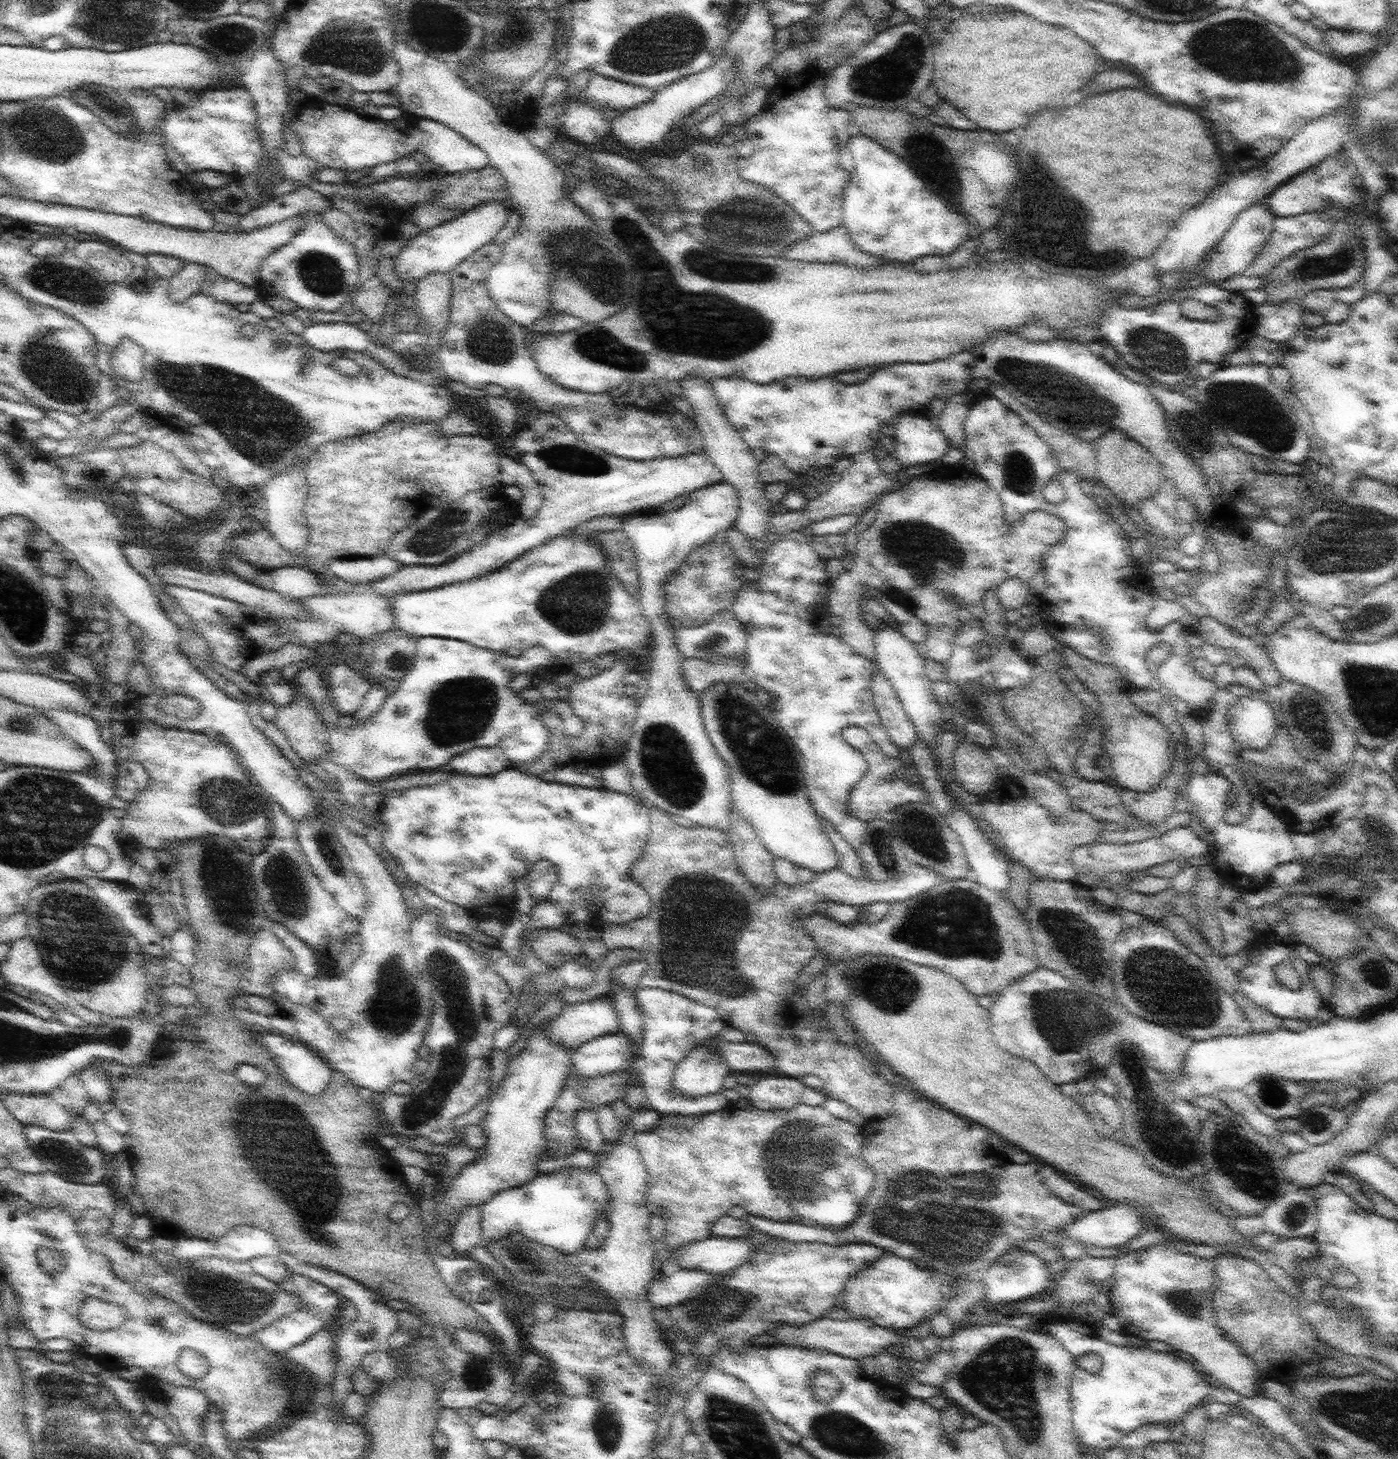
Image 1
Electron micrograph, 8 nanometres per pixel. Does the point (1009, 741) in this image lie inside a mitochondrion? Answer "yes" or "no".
yes

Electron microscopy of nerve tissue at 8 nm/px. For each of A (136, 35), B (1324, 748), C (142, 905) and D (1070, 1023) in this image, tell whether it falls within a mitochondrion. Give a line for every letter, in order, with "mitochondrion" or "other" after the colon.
A: other
B: mitochondrion
C: other
D: mitochondrion

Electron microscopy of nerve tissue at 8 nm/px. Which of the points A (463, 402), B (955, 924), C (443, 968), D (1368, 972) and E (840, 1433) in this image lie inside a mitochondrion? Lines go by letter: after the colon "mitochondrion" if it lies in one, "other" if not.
A: other
B: mitochondrion
C: mitochondrion
D: mitochondrion
E: mitochondrion

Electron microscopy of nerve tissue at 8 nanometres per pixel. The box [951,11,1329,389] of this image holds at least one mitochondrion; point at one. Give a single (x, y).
(1210, 46)

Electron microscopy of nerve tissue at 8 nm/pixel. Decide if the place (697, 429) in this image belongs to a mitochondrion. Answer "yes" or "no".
no

